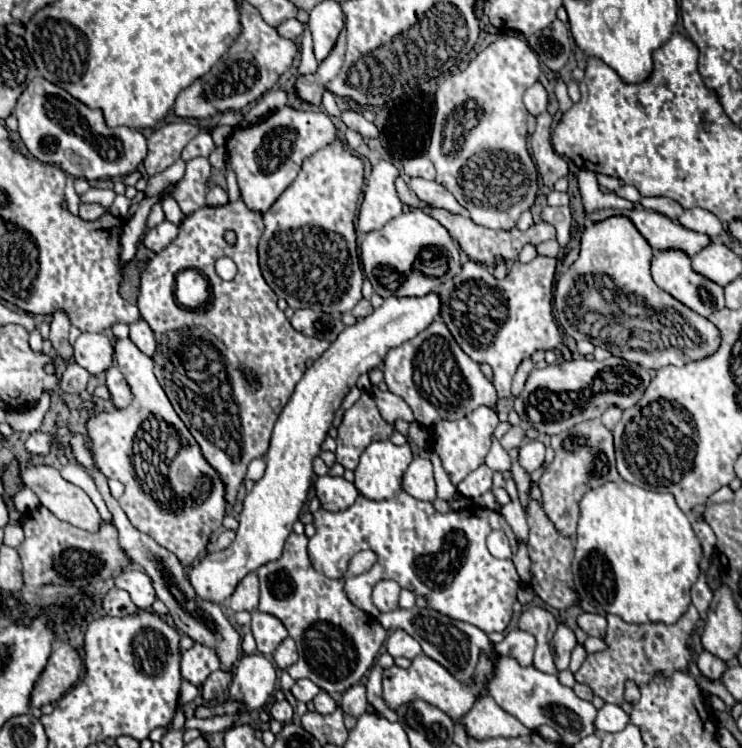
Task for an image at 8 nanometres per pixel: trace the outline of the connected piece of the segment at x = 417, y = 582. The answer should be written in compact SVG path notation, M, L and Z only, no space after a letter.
M405 491L385 501L369 501L359 495L347 511L313 513L315 535L309 539L309 557L321 575L343 579L349 559L363 549L377 553L377 563L369 573L345 579L349 601L375 617L371 601L373 585L379 579L393 579L403 589L423 595L431 609L479 627L485 633L503 633L513 617L513 603L521 587L521 577L511 559L495 559L485 545L491 529L503 529L509 537L511 551L517 553L517 537L501 513L467 507L441 515L427 501L419 501Z

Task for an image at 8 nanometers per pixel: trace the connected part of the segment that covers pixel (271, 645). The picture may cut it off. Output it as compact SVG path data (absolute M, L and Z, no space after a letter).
M257 609L251 611L251 619L253 619L251 631L257 641L257 649L263 655L271 655L277 649L277 645L287 637L287 629L275 615L269 615Z

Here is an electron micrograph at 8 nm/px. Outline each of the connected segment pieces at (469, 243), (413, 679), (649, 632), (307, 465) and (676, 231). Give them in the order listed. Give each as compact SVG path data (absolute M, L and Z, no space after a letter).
M431 209L431 217L435 217L459 241L461 249L467 253L469 259L479 261L483 265L493 265L497 255L501 255L505 261L515 261L517 255L519 255L519 251L523 249L523 245L527 245L527 243L539 245L539 243L543 243L547 239L555 239L555 229L549 223L535 223L527 231L517 231L517 229L511 229L511 231L493 231L493 229L487 229L487 227L475 225L469 217L447 215L447 211L439 211L439 209Z
M417 655L411 661L409 669L399 669L397 665L393 665L393 667L383 671L383 697L385 697L385 703L391 709L397 709L399 705L403 705L407 701L413 701L413 699L423 699L423 701L439 707L441 711L445 711L455 721L463 713L467 713L471 709L471 703L475 703L477 695L481 695L483 683L491 675L489 673L491 669L493 669L493 661L481 655L479 667L475 671L475 681L471 685L461 685L445 667L441 667L439 663L435 663L427 655Z
M689 605L687 613L673 625L665 623L625 623L617 615L607 615L607 651L591 653L587 655L581 669L575 673L577 683L583 683L593 689L597 697L601 697L605 703L623 705L623 685L627 679L635 681L637 685L647 683L655 671L663 671L663 675L671 675L671 671L681 671L689 665L691 659L691 647L687 647L687 641L693 633L693 625L699 621L699 613L695 605Z
M437 293L401 299L389 297L363 321L357 321L353 327L345 327L343 333L331 343L331 347L305 371L303 379L295 387L295 393L275 423L271 447L265 457L265 475L255 483L243 501L235 541L223 551L209 551L189 571L189 583L197 597L221 605L233 595L235 587L247 573L257 571L261 565L281 557L283 543L299 517L313 481L313 457L319 455L321 443L327 437L327 429L331 427L333 413L341 405L345 393L355 385L361 373L379 367L391 347L399 347L401 343L413 339L419 331L427 329L437 315Z
M635 207L635 209L601 209L601 211L587 213L587 217L593 223L609 219L613 215L625 215L635 225L635 229L649 241L649 245L653 249L679 247L681 251L687 251L689 257L693 257L695 253L699 253L709 243L707 235L687 231L685 227L671 221L663 213L647 211L641 207Z

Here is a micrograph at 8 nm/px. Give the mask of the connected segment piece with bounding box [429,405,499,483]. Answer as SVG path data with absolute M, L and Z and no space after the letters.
M477 407L473 413L465 415L463 419L457 421L437 421L433 425L433 435L431 435L431 449L439 455L443 469L447 471L451 483L459 483L465 479L471 471L475 471L479 465L485 463L485 455L491 447L493 441L493 431L499 425L499 417L491 407Z

